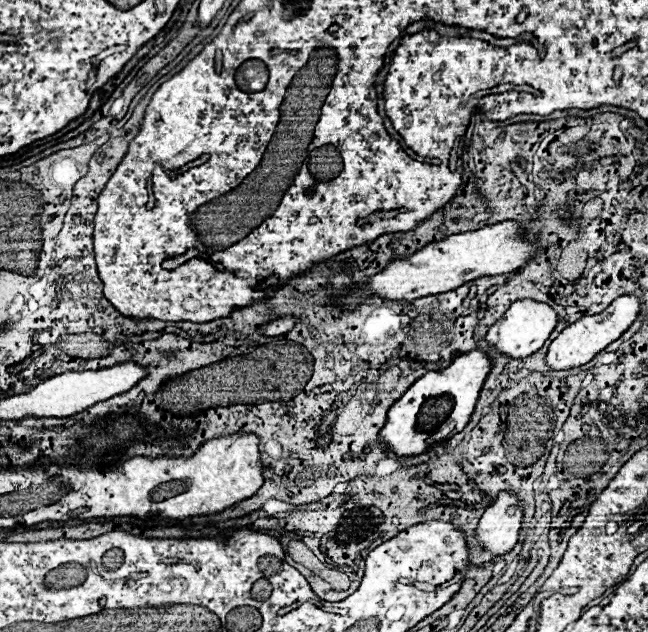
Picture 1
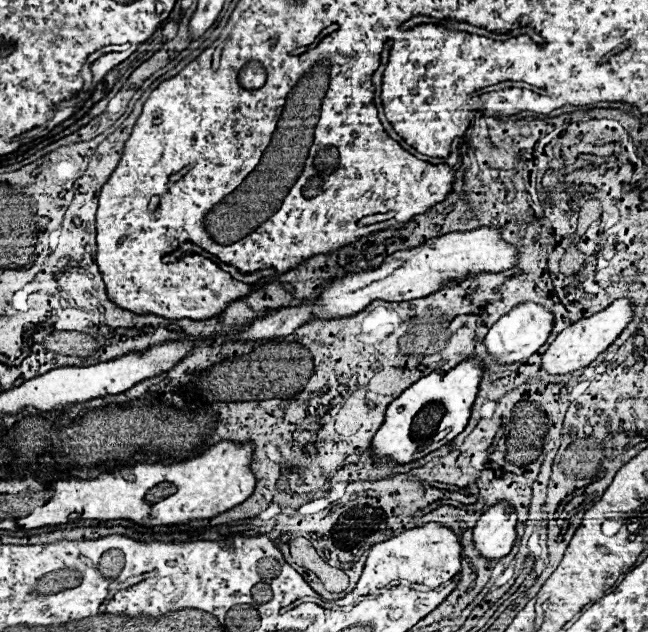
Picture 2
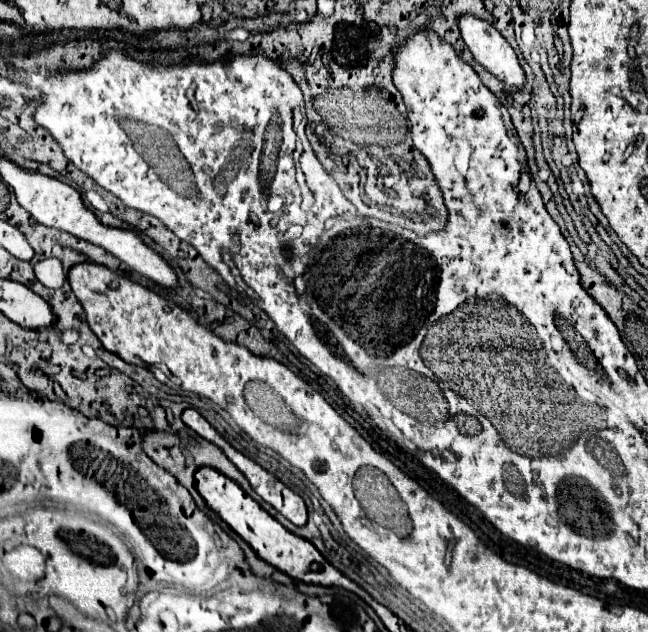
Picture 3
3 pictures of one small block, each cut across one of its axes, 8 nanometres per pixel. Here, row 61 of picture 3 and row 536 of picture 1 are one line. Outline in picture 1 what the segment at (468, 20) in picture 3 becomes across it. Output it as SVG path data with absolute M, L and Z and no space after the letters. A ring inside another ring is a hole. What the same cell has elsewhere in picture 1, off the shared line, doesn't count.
M500 492L496 502L482 514L476 528L476 538L486 552L492 556L502 556L514 548L514 540L518 542L520 526L522 508L518 506L518 500L508 492Z

